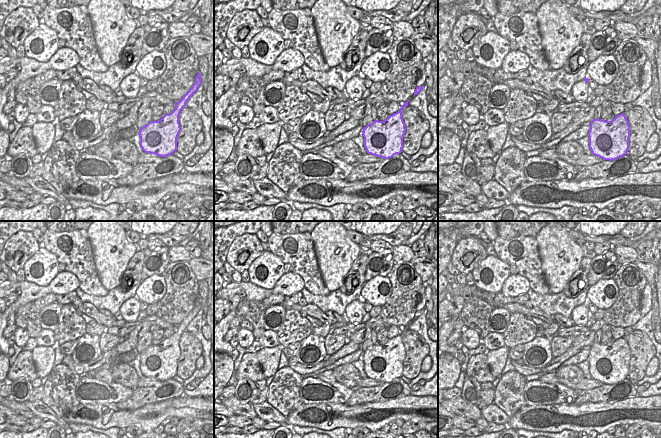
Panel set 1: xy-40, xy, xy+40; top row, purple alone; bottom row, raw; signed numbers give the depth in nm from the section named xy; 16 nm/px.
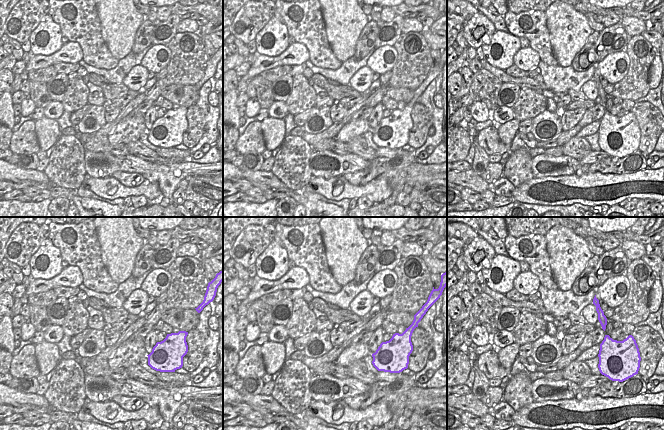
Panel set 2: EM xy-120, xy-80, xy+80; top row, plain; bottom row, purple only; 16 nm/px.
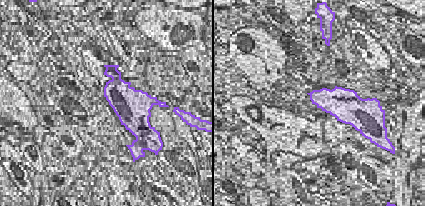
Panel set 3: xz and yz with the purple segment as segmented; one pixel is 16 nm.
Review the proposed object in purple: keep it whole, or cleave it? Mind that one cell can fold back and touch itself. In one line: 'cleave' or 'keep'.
keep

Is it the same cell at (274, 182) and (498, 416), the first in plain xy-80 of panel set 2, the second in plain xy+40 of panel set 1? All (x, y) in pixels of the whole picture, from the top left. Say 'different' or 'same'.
same

